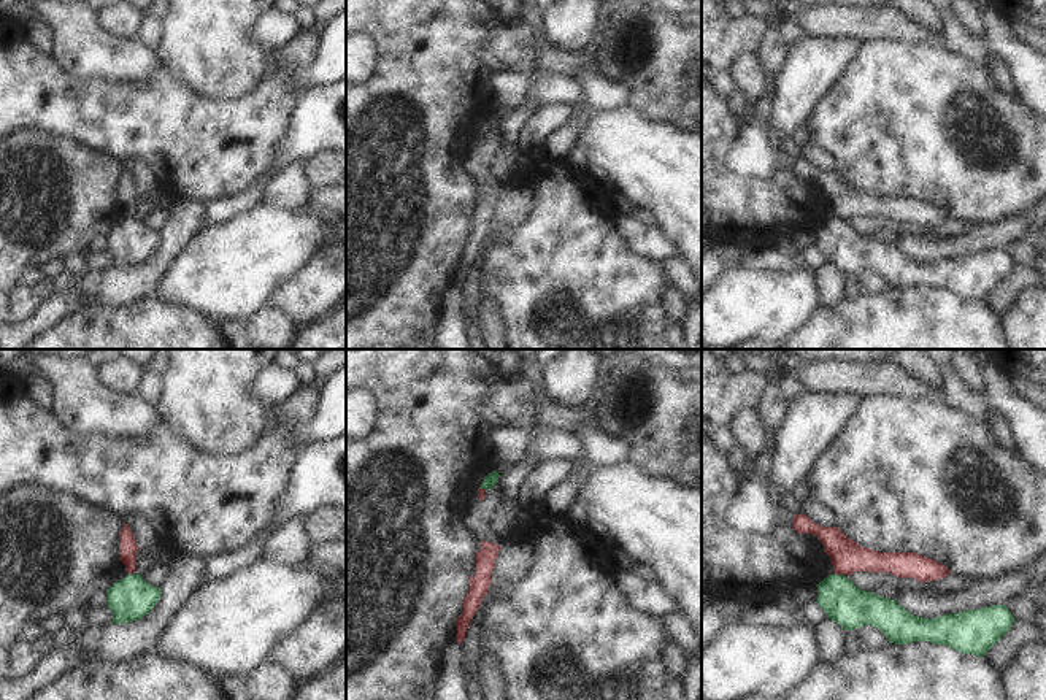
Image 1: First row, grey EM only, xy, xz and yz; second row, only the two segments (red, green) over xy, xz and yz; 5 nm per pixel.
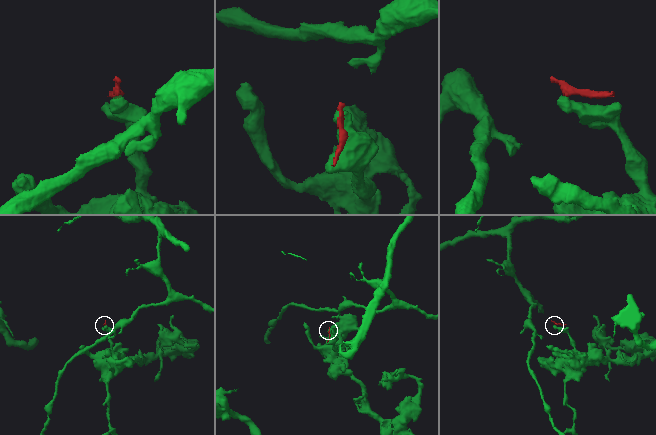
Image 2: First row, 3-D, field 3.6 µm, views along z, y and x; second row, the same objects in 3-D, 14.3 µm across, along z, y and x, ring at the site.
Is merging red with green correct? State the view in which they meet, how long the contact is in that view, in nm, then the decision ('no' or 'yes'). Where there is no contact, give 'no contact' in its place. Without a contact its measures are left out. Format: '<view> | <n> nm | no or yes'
yz | 60 nm | no

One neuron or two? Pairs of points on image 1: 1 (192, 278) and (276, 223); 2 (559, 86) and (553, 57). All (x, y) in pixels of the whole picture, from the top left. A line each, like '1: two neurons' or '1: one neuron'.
1: one neuron
2: two neurons

